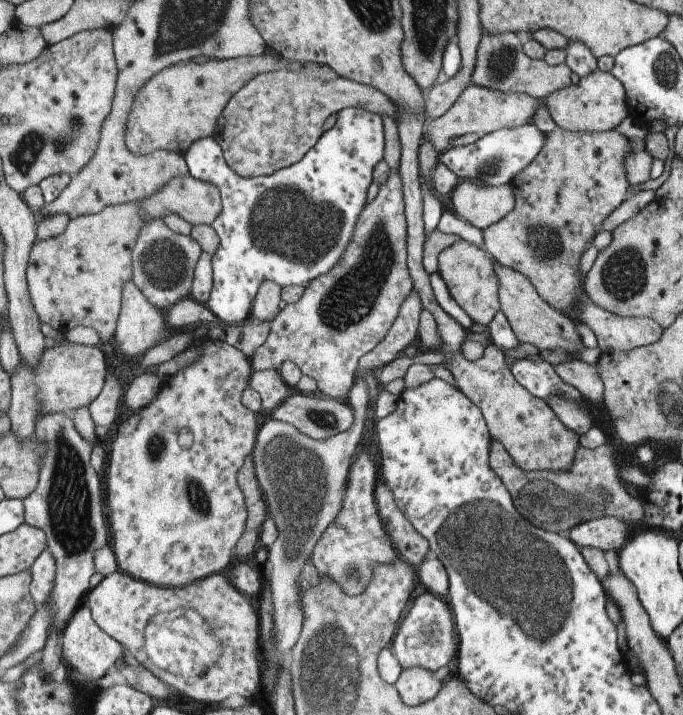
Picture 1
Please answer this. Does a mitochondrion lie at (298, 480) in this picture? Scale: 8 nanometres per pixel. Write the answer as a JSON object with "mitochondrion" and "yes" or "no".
{"mitochondrion":"yes"}

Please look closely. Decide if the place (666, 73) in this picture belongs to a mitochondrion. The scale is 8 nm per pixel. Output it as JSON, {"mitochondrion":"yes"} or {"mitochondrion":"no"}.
{"mitochondrion":"yes"}

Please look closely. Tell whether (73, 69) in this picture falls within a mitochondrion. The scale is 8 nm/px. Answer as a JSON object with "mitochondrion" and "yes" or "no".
{"mitochondrion":"no"}

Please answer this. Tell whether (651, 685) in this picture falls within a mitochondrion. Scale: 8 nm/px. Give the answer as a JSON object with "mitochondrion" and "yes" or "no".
{"mitochondrion":"no"}

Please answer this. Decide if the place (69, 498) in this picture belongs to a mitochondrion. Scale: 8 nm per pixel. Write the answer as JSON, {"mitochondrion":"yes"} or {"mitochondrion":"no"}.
{"mitochondrion":"yes"}

